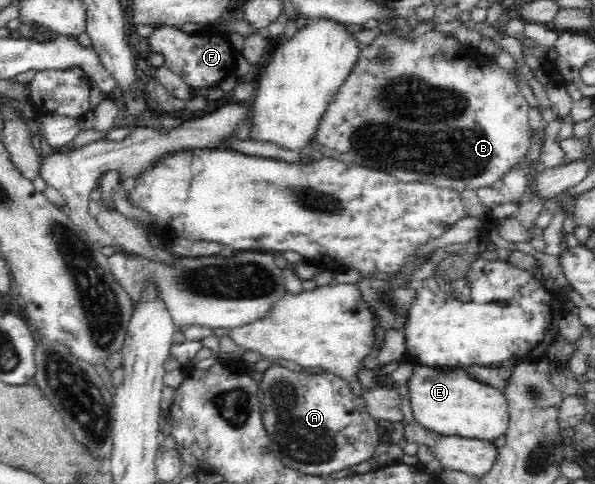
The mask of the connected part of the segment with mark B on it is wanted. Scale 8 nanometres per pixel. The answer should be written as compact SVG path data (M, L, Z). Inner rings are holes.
M432 30L416 38L403 38L391 31L383 32L377 35L371 44L361 46L357 64L335 95L331 97L313 138L319 145L343 154L349 162L387 172L405 183L426 183L459 193L465 189L478 190L492 186L495 181L502 179L505 173L509 173L515 165L519 165L521 159L525 159L527 151L531 149L532 129L529 126L529 103L521 94L517 84L518 82L513 80L511 74L501 69L493 59L484 57L472 46L460 44L451 32Z

